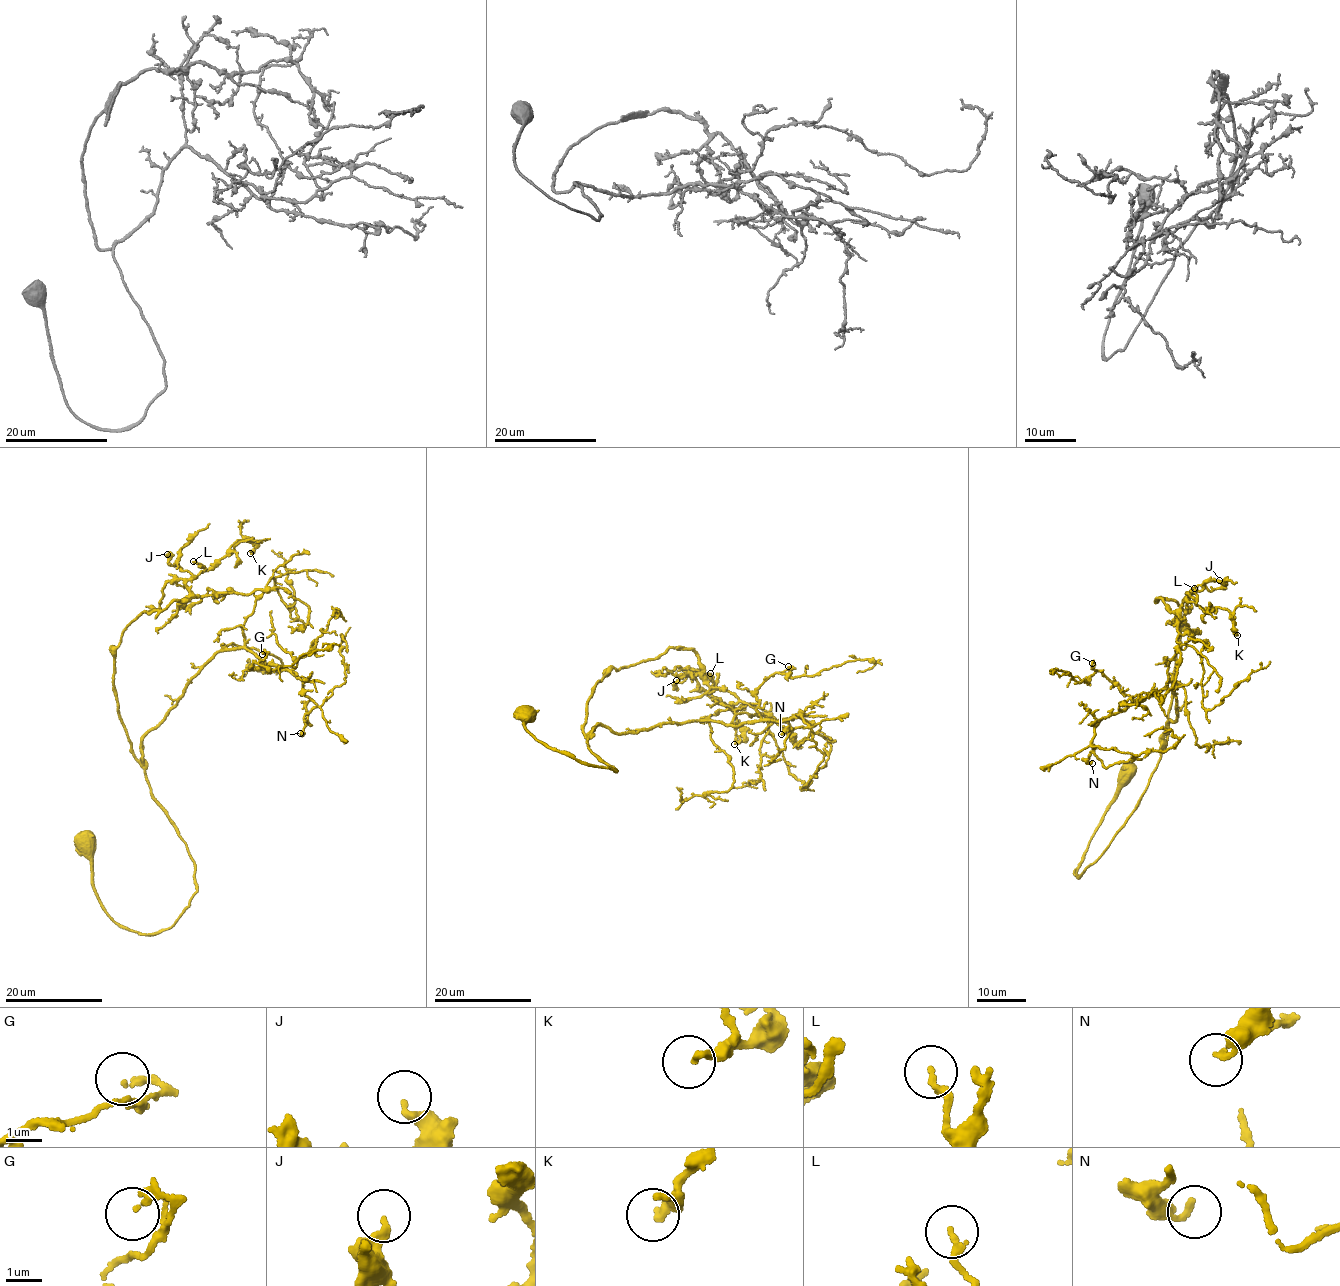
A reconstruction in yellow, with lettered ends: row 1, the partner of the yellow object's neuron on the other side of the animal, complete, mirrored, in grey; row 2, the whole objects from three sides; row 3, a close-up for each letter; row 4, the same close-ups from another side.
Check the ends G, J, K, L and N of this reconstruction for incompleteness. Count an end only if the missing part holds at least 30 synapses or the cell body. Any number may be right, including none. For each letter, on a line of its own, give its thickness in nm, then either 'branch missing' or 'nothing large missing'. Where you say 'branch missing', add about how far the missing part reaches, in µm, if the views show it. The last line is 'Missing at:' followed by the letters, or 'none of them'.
G: calibre 140 nm; nothing large missing
J: calibre 280 nm; nothing large missing
K: calibre 260 nm; nothing large missing
L: calibre 200 nm; nothing large missing
N: calibre 280 nm; nothing large missing
Missing at: none of them

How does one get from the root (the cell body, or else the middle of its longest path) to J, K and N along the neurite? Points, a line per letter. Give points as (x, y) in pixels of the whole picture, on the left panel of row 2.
J: (84, 844), (129, 929), (168, 928), (196, 891), (114, 683), (126, 625), (189, 598), (167, 554)
K: (84, 844), (115, 922), (157, 934), (188, 905), (193, 861), (132, 751), (114, 648), (237, 539), (250, 553)
N: (84, 844), (108, 914), (157, 934), (195, 868), (142, 737), (244, 648), (302, 681), (300, 733)

